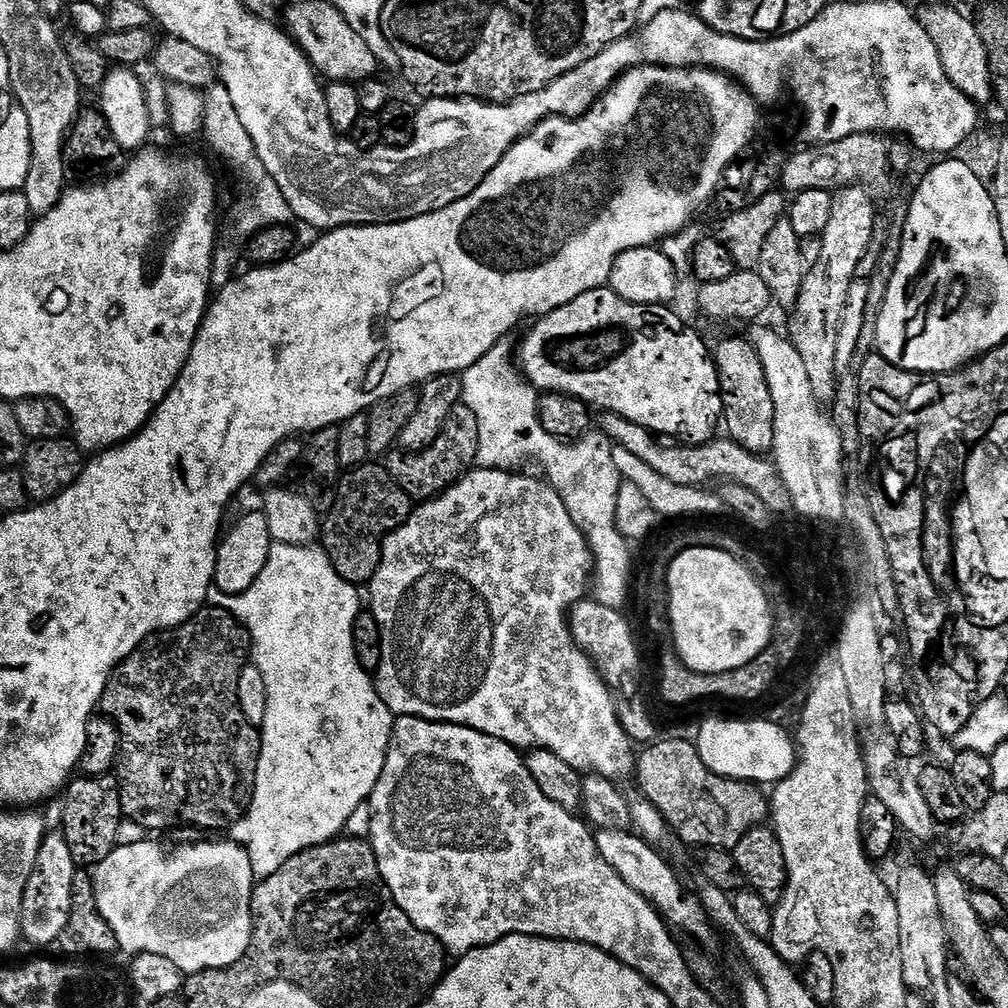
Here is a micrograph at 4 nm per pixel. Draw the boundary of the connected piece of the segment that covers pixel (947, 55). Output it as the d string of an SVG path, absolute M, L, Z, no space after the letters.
M928 4L924 9L919 9L920 25L928 31L938 54L942 58L942 70L966 98L970 98L977 106L992 104L994 89L992 75L990 74L990 62L986 54L986 46L978 34L975 23L968 20L956 8L948 4Z

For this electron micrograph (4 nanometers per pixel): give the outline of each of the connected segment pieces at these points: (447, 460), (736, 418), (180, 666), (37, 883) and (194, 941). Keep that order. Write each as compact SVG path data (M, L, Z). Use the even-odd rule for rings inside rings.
M461 403L450 410L450 418L442 434L438 434L434 446L421 452L389 451L386 467L394 482L406 490L413 502L433 500L436 496L441 496L449 486L457 484L475 465L478 444L478 418L474 418L474 410L470 410L470 406Z
M728 336L720 340L711 349L712 360L716 363L716 373L720 383L720 397L724 407L723 427L728 427L727 435L740 448L750 450L759 456L772 452L774 446L774 398L770 398L770 382L766 382L766 370L762 366L762 358L758 358L758 350L754 350L751 339L740 336Z
M205 606L192 619L177 628L156 632L139 644L108 678L108 685L102 694L99 707L109 721L120 731L120 759L118 779L124 819L133 820L149 833L164 832L167 828L224 828L231 829L248 812L252 804L252 791L256 785L256 771L260 757L261 729L246 720L238 698L239 675L250 660L251 640L240 619L222 606Z
M63 831L49 832L45 835L43 845L39 848L38 859L23 894L23 918L21 935L36 946L55 945L69 921L70 906L73 898L73 882L78 866L70 853L69 844Z
M147 838L132 846L117 844L116 849L101 864L96 865L91 873L98 910L102 914L102 918L106 918L110 930L114 930L114 934L120 943L119 951L121 953L132 952L131 954L145 952L146 954L158 954L162 958L170 958L170 962L174 962L174 966L178 966L178 970L185 974L199 974L215 968L231 968L233 964L241 963L247 957L248 948L252 945L252 929L254 927L252 892L258 883L258 878L254 874L246 850L231 839L225 838L225 840L216 840L213 844L184 844L181 848L174 849L173 852L167 852L162 845L155 844L153 840L155 839ZM220 888L224 888L224 892L232 892L232 900L228 900L228 896L224 896L224 892L220 892ZM188 904L196 904L196 908L200 908L200 912L204 912L204 904L208 904L208 912L212 912L212 920L220 920L220 924L208 924L208 920L204 920L204 924L184 924L184 920L188 920L188 916L184 916L184 908L188 908Z

